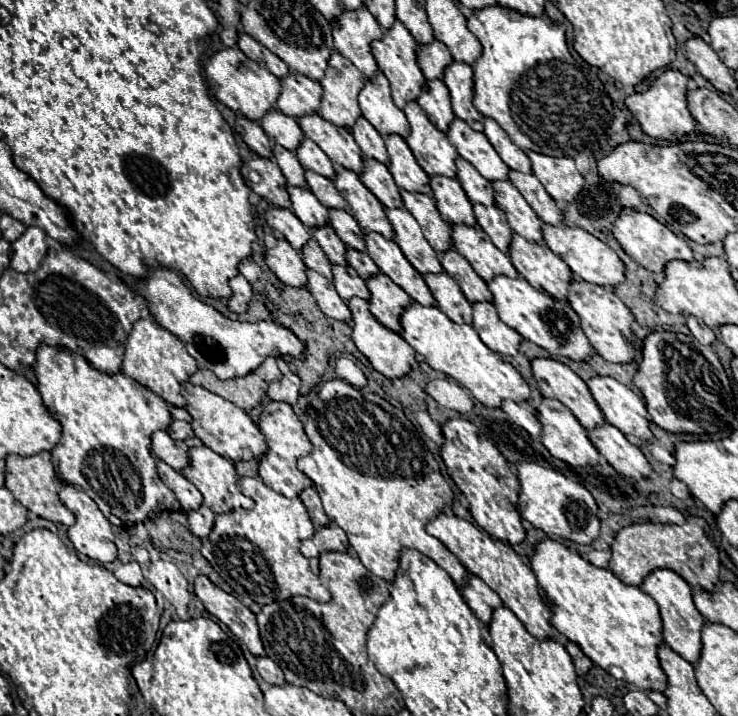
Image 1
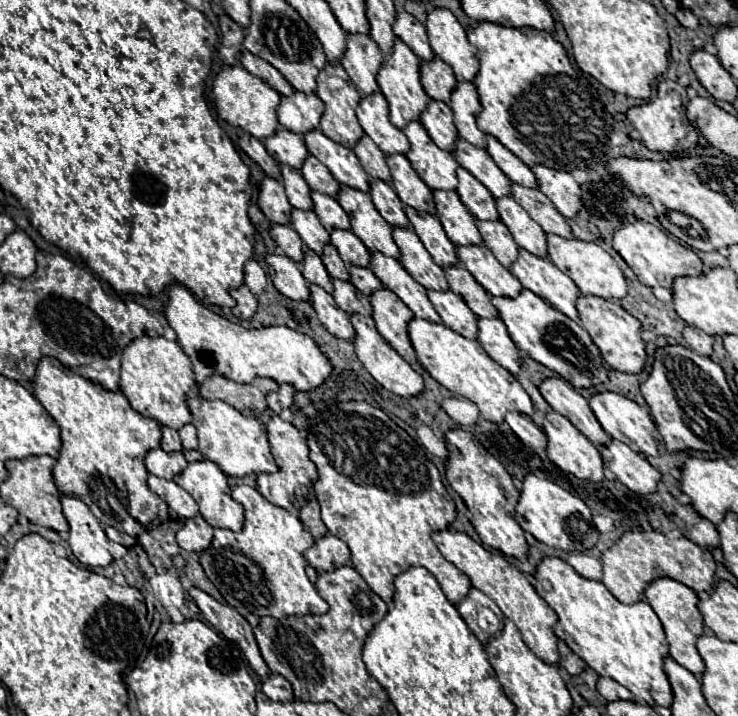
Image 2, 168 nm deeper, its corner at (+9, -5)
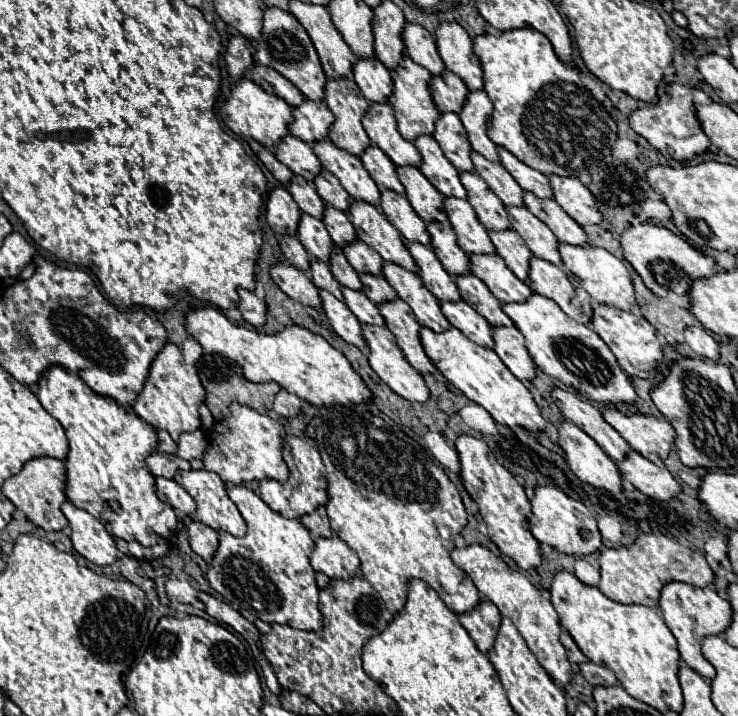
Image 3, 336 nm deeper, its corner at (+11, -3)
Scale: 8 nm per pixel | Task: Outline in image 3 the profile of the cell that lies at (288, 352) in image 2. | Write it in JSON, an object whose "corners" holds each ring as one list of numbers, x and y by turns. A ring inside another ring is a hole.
{"corners":[[200,308,188,314,186,328,200,342,206,354,224,354,238,362,250,382,274,380,284,390,312,406,354,406,372,400,372,392,346,356,332,348,322,336,302,326,288,326,278,334,262,334,252,328,232,324,216,308]]}

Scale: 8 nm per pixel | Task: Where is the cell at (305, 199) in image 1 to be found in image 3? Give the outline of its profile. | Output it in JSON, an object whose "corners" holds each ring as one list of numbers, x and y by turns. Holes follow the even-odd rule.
{"corners":[[302,214,300,226,298,226,298,238,308,254,330,264,330,250,334,244,332,244,332,238,328,236,328,230,324,228,322,220]]}

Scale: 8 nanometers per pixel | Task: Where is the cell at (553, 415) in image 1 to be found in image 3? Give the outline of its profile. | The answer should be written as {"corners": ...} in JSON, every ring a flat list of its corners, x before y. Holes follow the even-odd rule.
{"corners":[[564,422,560,426,560,446,566,452,568,466,582,482,594,488,604,488,608,492,622,490,622,478,616,464,576,424]]}

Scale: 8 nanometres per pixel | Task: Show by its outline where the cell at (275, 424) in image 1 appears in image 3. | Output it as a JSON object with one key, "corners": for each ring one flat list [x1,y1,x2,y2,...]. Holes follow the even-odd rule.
{"corners":[[286,436,284,438,284,460,286,460,286,464,290,468,290,480,286,484,276,482,276,480,262,480,260,482,260,498,274,512,278,512,280,516,298,520,298,518,314,512,318,506,324,506,328,502,326,470,324,470,320,452,306,438]]}

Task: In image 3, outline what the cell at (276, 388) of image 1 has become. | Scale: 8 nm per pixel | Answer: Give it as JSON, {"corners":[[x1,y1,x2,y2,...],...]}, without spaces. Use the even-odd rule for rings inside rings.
{"corners":[[280,390,274,400,274,412,284,418,294,418,300,414,300,404,302,404,302,400,298,396,294,396,286,390]]}

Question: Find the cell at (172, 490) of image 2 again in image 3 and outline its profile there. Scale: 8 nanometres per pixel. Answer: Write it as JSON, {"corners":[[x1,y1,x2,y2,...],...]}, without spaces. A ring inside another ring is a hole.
{"corners":[[156,478,156,488,158,488,158,498,170,504,174,510,180,510,184,514,194,514,196,512,196,502,194,498,174,480,168,478]]}

